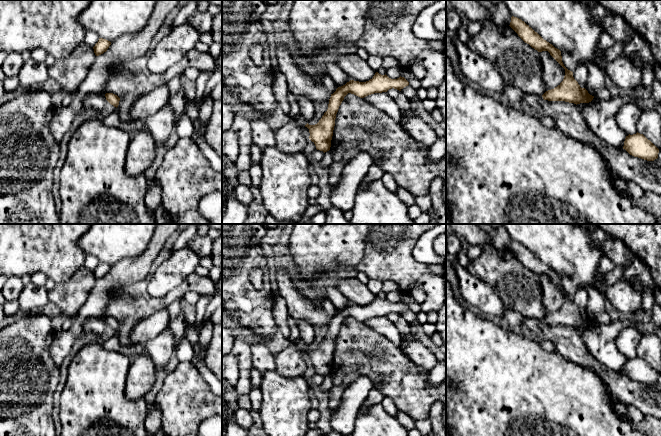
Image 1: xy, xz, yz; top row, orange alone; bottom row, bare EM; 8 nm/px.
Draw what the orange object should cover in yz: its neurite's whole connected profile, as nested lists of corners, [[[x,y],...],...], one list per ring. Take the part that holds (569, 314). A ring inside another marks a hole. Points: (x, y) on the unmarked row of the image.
[[[512,240],[509,249],[518,260],[538,276],[548,275],[550,279],[565,293],[563,305],[554,313],[546,315],[542,321],[548,325],[565,325],[574,328],[589,327],[594,320],[585,312],[581,312],[573,301],[573,296],[568,294],[563,286],[561,275],[544,264],[537,256],[521,243]]]

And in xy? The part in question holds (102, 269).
[[[99,262],[98,266],[93,271],[95,279],[99,280],[103,278],[104,276],[107,275],[110,269],[111,269],[110,265],[103,262]]]

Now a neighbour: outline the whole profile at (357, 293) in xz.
[[[356,277],[340,279],[337,289],[348,299],[350,304],[354,305],[369,305],[376,297],[369,291],[367,285],[361,283]]]

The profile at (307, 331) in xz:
[[[297,320],[297,327],[300,331],[300,338],[305,342],[307,346],[310,346],[316,336],[315,327],[305,320]]]

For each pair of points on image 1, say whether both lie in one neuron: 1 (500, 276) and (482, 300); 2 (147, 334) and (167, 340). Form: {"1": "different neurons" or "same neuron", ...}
{"1": "different neurons", "2": "different neurons"}

